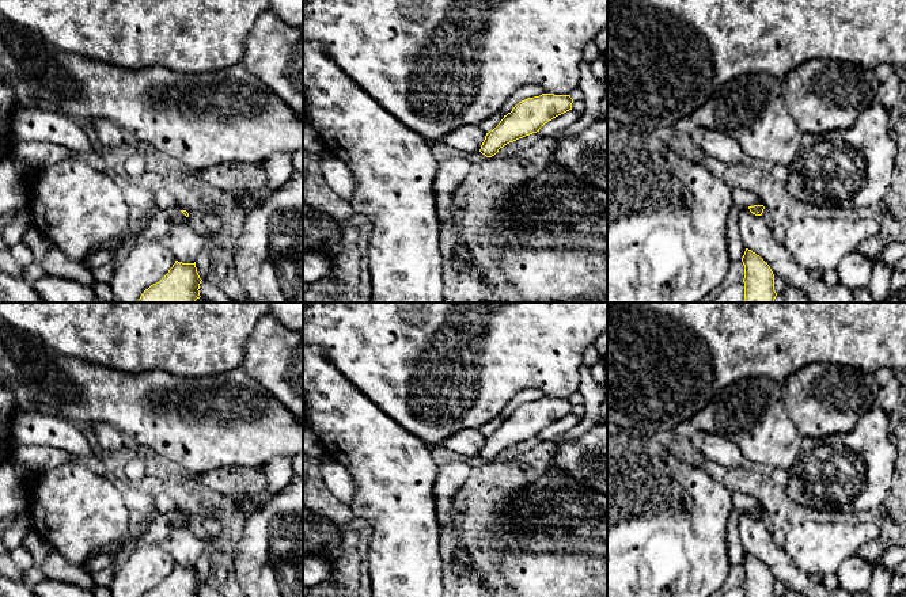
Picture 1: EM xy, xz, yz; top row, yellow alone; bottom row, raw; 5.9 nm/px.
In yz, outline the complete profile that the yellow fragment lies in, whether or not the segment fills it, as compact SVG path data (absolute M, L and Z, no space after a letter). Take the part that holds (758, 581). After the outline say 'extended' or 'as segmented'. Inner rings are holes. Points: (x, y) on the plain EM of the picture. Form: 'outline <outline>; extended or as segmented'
outline M746 552L742 566L744 569L744 597L776 597L774 578L759 559Z; as segmented

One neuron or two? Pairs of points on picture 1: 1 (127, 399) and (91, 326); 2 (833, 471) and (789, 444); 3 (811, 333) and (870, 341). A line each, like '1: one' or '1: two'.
1: two
2: two
3: one

